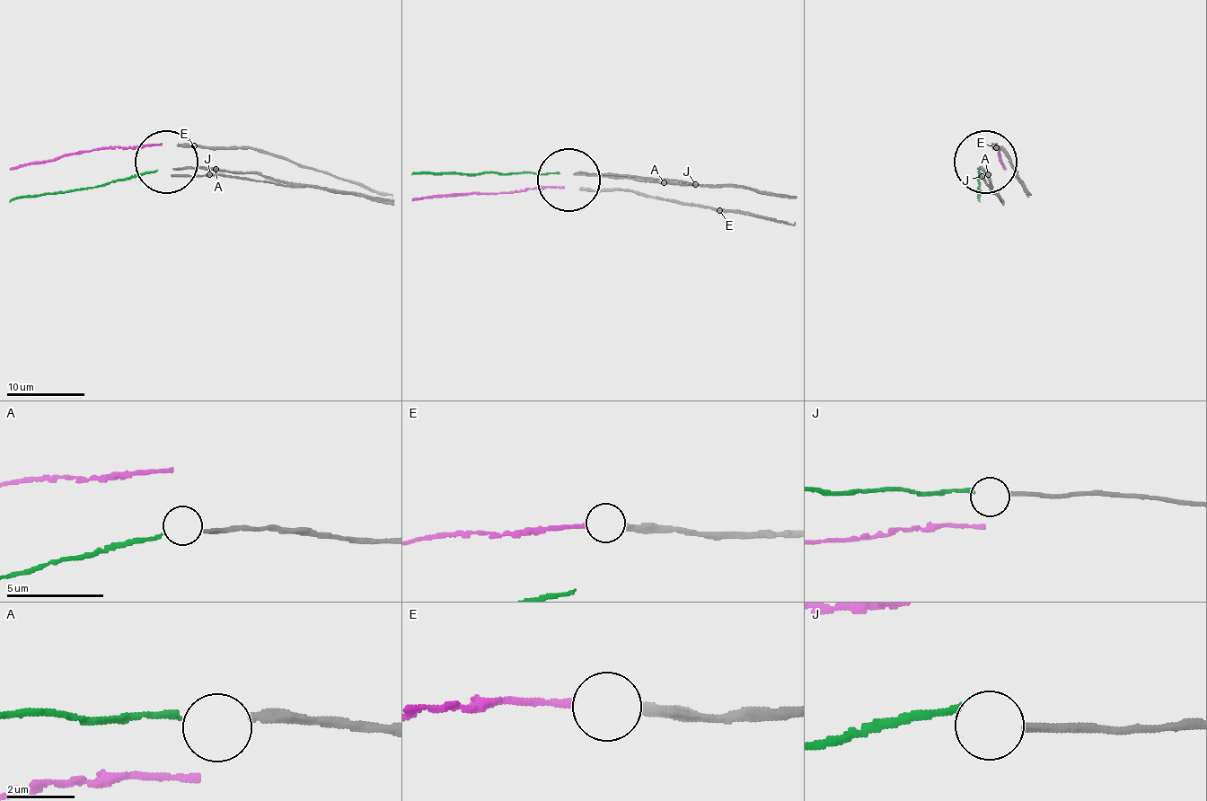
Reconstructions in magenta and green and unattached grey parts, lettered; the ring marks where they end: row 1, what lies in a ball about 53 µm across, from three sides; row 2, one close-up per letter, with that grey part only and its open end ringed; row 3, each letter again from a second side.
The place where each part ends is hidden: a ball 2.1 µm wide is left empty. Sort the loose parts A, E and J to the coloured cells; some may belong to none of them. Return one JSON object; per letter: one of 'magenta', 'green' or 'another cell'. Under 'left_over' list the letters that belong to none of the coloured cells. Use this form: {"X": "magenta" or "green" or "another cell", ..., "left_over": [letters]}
{"A": "green", "E": "magenta", "J": "another cell", "left_over": ["J"]}

